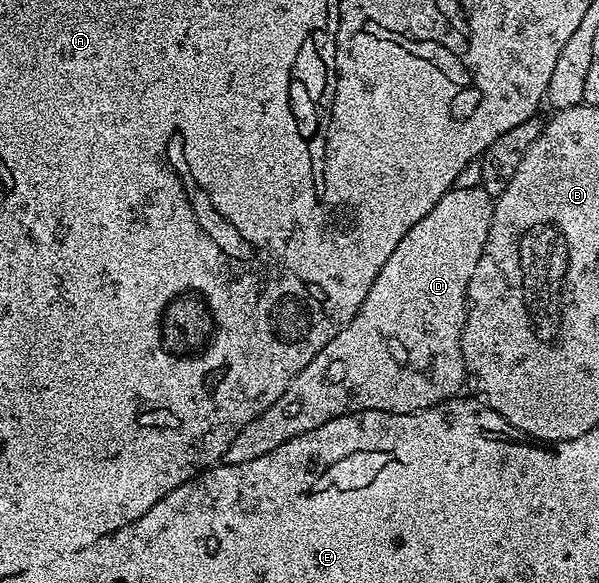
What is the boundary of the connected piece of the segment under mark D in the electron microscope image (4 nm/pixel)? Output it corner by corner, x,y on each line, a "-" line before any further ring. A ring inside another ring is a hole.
454,185
446,195
439,197
435,209
431,209
431,213
427,213
427,217
423,217
423,221
415,221
415,225
411,225
407,237
403,237
403,241
399,241
399,245
395,245
395,253
391,253
391,257
387,257
383,269
379,269
379,277
375,277
371,289
367,289
367,297
363,297
363,305
359,305
359,313
355,313
355,317
351,317
348,325
339,333
335,333
335,337
331,341
327,341
327,345
323,345
323,349
319,349
319,353
315,353
315,357
310,363
289,382
285,392
279,397
279,401
275,401
275,405
271,405
262,415
255,417
255,421
251,421
247,425
243,425
243,429
239,429
235,441
231,441
231,445
227,449
224,462
239,465
243,461
255,461
255,457
263,457
263,453
271,453
271,449
283,445
283,441
291,441
291,437
299,437
335,417
350,415
356,411
386,411
396,415
414,415
416,411
426,411
428,407
434,407
436,403
454,398
460,392
457,390
463,385
466,386
465,362
461,352
461,330
465,324
469,282
475,273
475,265
479,265
479,257
483,253
487,233
491,229
495,199
494,196
488,195
484,187
480,185
461,186

